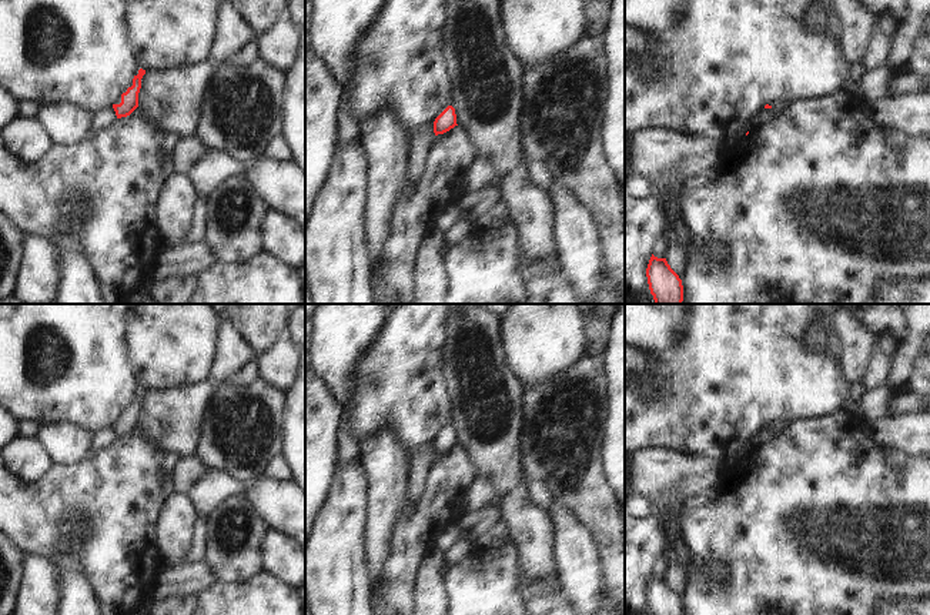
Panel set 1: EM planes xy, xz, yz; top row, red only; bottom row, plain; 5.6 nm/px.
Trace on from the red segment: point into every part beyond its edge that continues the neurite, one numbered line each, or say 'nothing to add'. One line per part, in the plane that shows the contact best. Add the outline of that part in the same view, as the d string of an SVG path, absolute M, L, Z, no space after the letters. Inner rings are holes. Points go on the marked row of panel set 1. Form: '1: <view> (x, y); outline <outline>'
nothing to add

